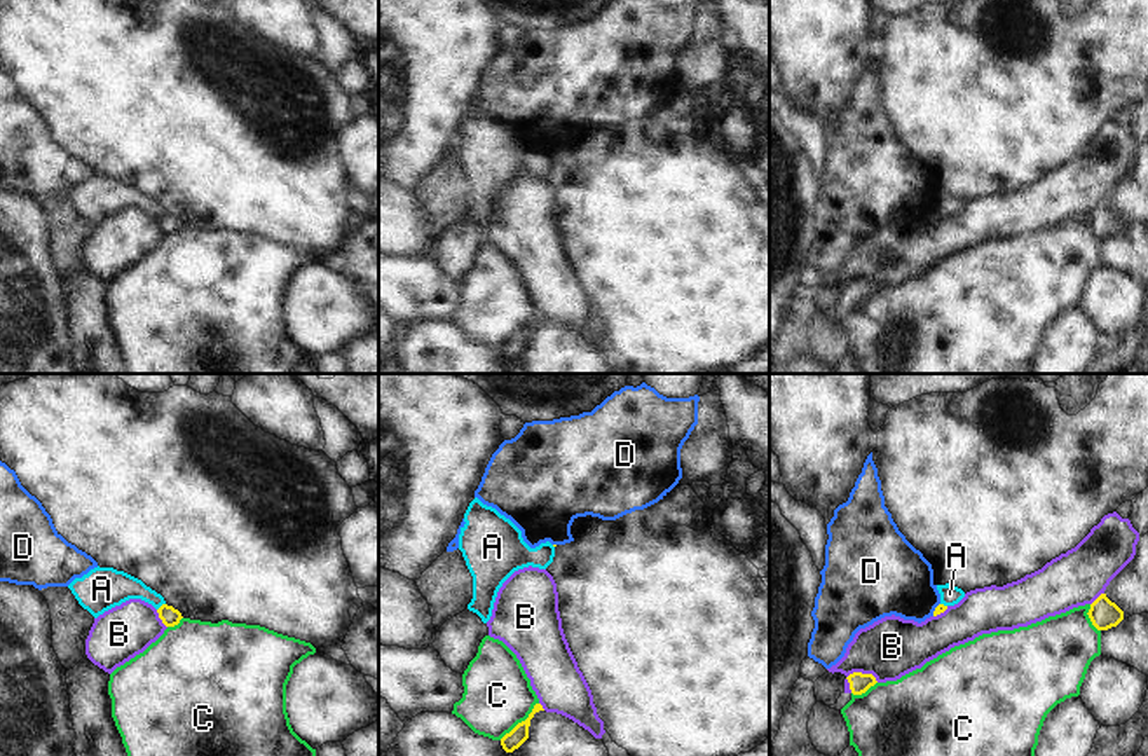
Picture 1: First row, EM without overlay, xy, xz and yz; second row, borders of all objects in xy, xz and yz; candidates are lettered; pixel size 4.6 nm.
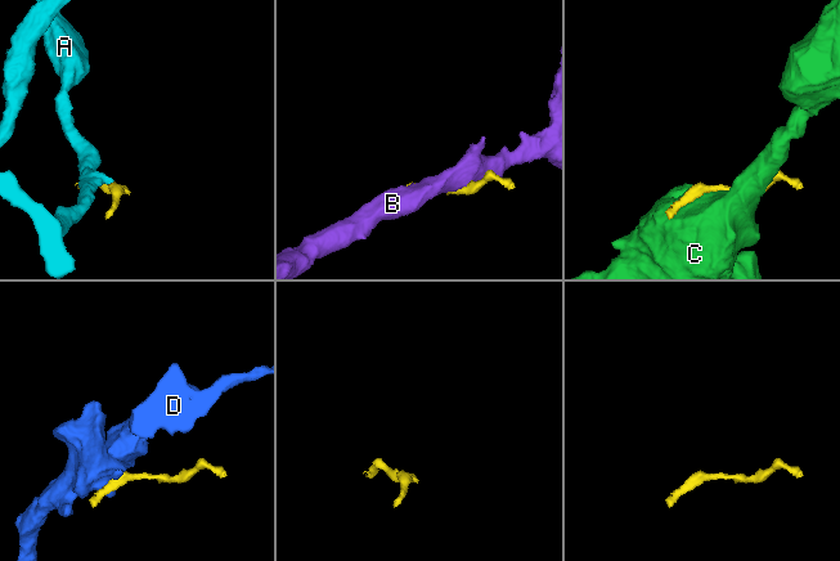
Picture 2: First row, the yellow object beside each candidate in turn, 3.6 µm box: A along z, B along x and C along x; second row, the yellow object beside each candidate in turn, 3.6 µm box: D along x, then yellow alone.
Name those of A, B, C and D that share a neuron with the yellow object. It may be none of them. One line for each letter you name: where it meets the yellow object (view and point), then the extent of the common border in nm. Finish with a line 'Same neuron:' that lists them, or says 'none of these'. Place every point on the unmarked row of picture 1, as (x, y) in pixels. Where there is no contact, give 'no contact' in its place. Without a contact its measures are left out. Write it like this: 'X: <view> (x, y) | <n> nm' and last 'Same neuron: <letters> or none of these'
Same neuron: none of these

